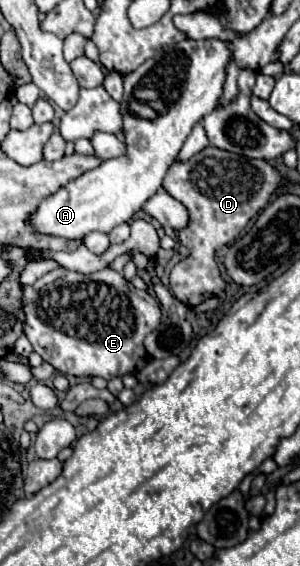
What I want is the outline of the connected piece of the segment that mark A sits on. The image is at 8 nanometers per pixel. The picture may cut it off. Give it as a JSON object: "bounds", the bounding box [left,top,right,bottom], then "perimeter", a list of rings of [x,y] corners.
{"bounds":[27,40,231,240],"perimeter":[[[183,40],[171,48],[161,48],[139,70],[123,76],[125,94],[121,112],[125,116],[127,154],[103,160],[97,168],[43,198],[27,218],[33,230],[37,234],[83,240],[93,230],[109,234],[117,224],[131,220],[161,188],[165,172],[175,162],[195,122],[215,110],[217,98],[223,92],[229,58],[231,50],[221,40]]]}

